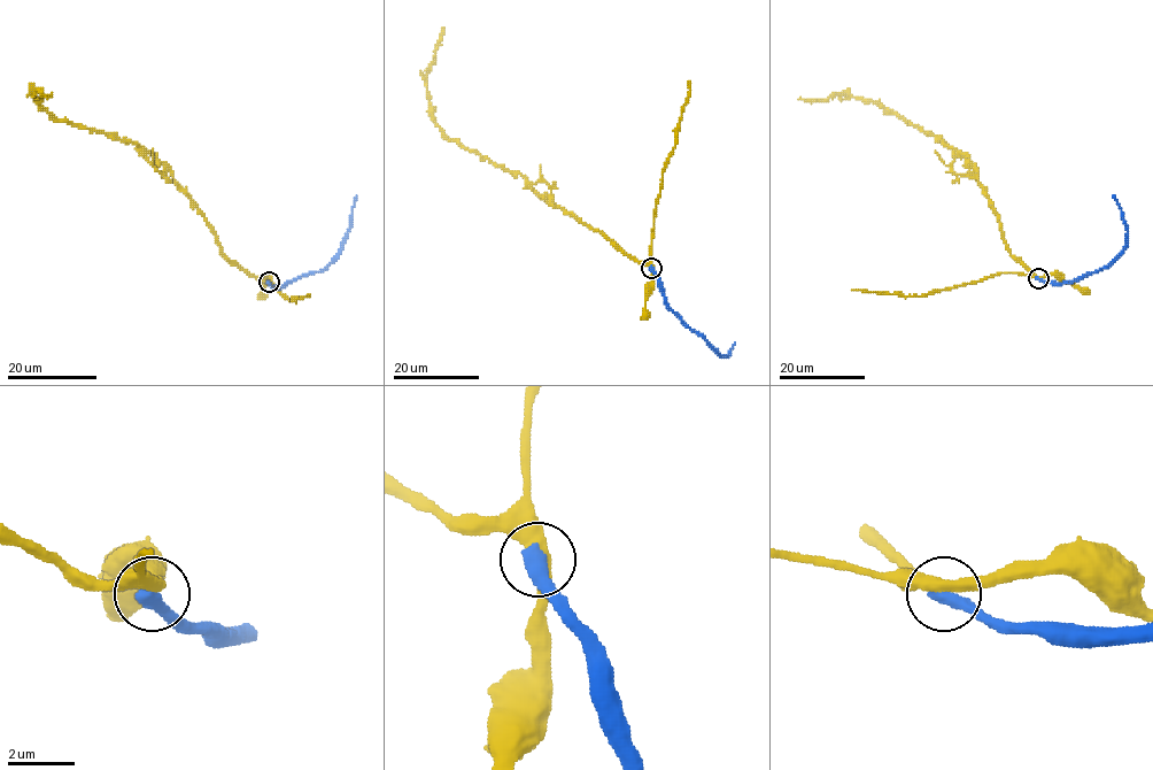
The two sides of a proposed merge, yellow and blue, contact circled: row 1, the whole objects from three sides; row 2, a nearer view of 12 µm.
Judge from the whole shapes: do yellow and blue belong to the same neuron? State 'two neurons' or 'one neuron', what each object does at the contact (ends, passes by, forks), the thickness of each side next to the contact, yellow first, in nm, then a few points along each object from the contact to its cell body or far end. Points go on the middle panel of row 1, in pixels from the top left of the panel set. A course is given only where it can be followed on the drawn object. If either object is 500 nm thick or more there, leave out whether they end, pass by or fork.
two neurons | 440/500 nm | yellow via (652, 268), (554, 206), (519, 174), (462, 148), (445, 133), (432, 115), (426, 85), (445, 27) | blue via (652, 268), (667, 306), (689, 328), (720, 355), (727, 356), (735, 343)

